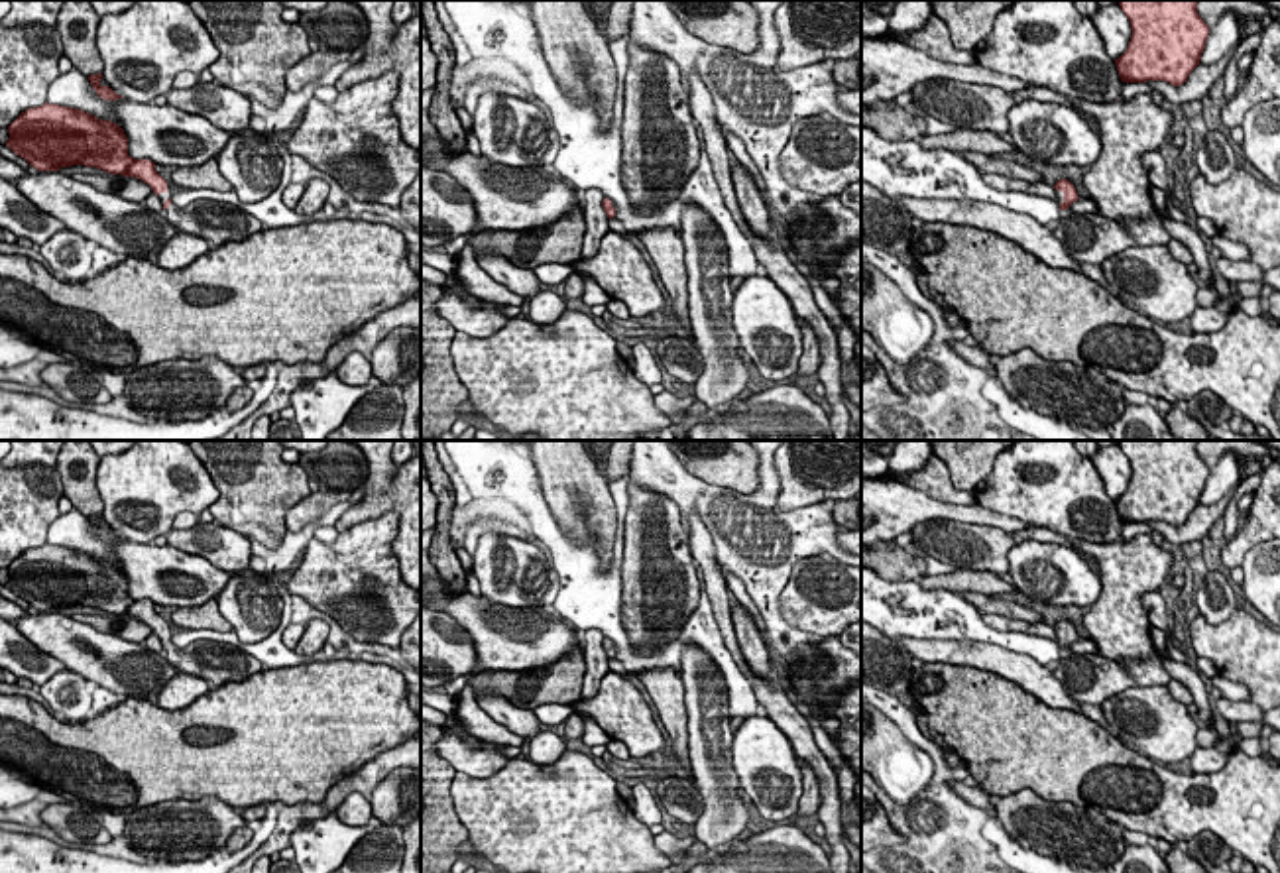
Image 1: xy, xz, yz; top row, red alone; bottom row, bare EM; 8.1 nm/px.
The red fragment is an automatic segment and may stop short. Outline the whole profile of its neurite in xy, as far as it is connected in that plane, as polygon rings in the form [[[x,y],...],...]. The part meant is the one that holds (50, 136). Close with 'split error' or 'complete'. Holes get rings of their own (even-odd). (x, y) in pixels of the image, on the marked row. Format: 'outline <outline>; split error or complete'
outline [[[45,102],[22,112],[8,126],[8,134],[6,146],[37,171],[87,165],[142,179],[161,199],[165,218],[179,232],[199,236],[210,248],[242,242],[263,230],[258,218],[228,203],[201,199],[177,208],[155,163],[130,157],[124,130],[85,110]]]; split error

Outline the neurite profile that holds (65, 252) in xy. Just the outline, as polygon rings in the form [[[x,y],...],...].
[[[73,230],[57,232],[39,246],[39,252],[53,271],[61,271],[65,275],[65,281],[87,281],[92,256],[87,248],[85,236]]]

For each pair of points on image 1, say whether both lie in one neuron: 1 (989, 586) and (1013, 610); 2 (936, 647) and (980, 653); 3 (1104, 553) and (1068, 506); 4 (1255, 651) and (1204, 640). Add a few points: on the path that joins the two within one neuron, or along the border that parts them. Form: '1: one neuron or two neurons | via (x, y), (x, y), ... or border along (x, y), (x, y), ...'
1: two neurons | border along (960, 592), (993, 596)
2: one neuron | via (946, 651), (970, 653)
3: two neurons | border along (1072, 537), (1096, 543), (1117, 539)
4: one neuron | via (1243, 649), (1216, 641)

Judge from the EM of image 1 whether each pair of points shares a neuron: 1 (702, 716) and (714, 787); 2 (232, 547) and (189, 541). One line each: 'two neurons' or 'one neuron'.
1: one neuron
2: one neuron

